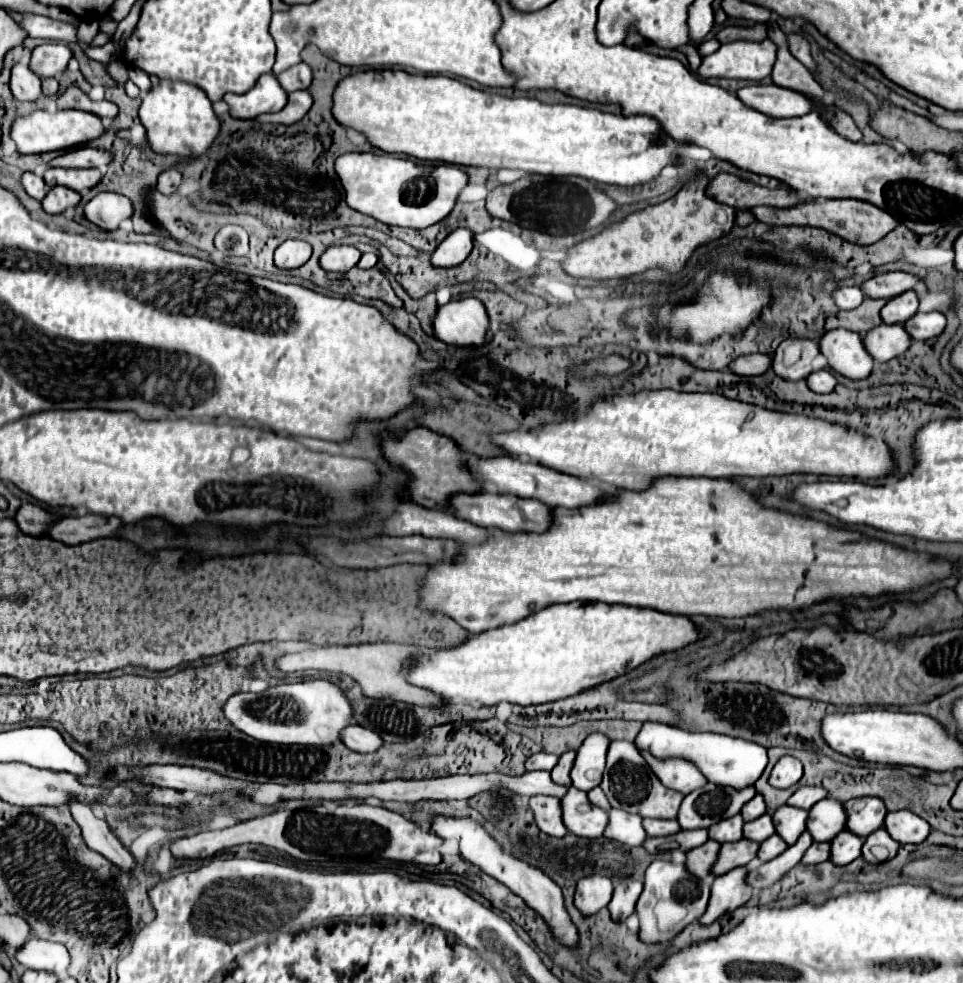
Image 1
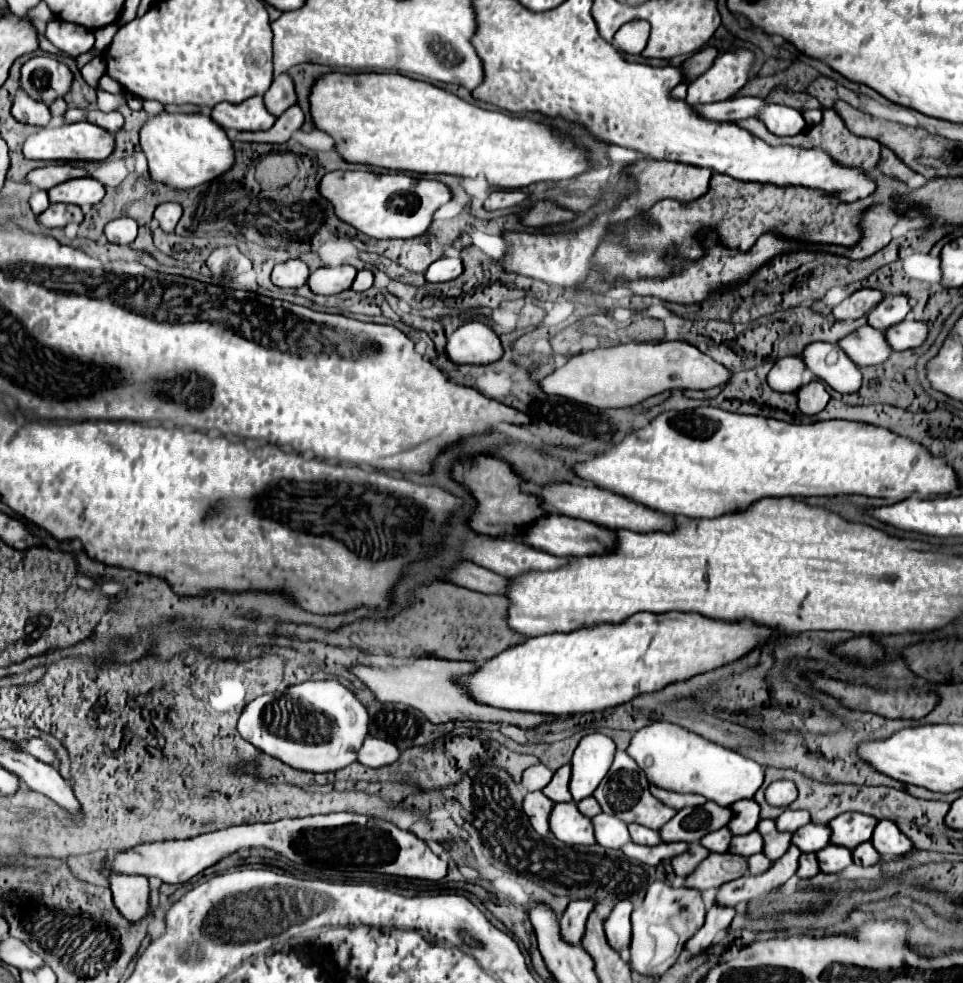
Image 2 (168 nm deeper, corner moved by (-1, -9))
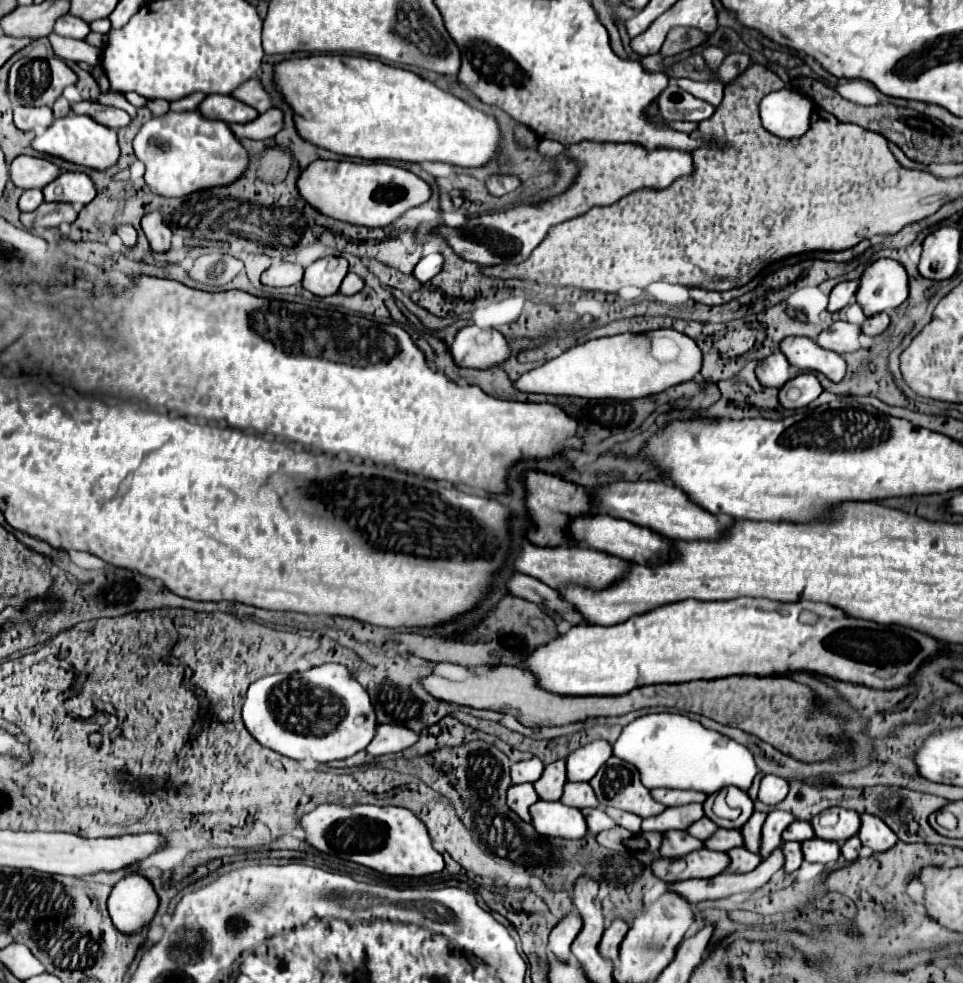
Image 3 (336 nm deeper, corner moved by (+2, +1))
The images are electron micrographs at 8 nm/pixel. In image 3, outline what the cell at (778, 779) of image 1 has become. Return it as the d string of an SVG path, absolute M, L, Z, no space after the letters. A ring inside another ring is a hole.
M764 776L762 784L760 784L760 794L758 798L768 804L768 806L776 806L778 802L782 802L788 794L788 782L780 776Z

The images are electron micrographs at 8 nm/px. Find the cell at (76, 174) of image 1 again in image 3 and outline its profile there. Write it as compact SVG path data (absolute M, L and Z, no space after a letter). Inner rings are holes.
M64 172L54 182L50 182L42 192L44 192L44 202L68 202L68 204L88 204L96 196L94 182L84 172ZM56 188L60 188L62 194L56 194Z

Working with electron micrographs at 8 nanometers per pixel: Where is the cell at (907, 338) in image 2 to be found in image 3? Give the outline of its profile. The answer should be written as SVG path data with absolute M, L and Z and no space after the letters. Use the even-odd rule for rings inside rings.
M878 314L878 316L870 316L862 322L862 334L868 336L878 336L882 334L890 324L890 316L888 314Z

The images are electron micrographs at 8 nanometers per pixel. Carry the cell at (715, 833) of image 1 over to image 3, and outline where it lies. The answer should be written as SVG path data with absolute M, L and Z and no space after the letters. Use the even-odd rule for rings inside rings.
M700 818L698 822L694 822L690 828L688 828L688 834L692 834L694 838L698 838L698 840L708 840L712 834L714 834L714 830L716 830L718 826L710 820L710 818Z

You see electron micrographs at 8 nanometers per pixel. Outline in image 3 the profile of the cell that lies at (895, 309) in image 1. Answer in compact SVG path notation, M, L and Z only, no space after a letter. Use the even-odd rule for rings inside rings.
M880 258L872 262L860 276L856 302L866 316L894 310L908 298L908 276L900 262Z

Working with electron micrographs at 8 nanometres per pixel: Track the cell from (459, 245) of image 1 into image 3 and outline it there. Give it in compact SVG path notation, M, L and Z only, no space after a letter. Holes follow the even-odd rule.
M428 254L424 256L416 268L414 268L414 278L418 278L420 284L426 284L430 278L434 278L442 270L442 256L440 254Z

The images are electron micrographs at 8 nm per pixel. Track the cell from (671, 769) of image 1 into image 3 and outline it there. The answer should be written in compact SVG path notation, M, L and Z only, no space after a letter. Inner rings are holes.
M656 788L656 790L652 790L652 798L662 802L664 806L684 806L684 804L692 804L692 802L704 802L706 794L704 792L694 792L694 790Z

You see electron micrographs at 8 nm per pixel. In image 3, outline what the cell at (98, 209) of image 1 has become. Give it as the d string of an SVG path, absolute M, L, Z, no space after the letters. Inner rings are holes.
M118 226L116 234L122 238L124 246L136 246L136 230L132 226Z

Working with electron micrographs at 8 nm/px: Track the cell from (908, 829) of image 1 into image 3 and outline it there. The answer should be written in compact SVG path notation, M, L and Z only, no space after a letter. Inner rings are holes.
M862 814L858 838L862 846L868 846L872 852L886 852L898 842L896 834L880 818L874 818L870 814Z

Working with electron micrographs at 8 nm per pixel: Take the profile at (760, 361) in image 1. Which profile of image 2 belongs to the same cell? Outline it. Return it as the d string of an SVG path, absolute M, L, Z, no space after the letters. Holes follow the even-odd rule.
M675 340L661 344L621 344L615 348L595 348L557 368L539 384L547 394L571 398L595 408L625 408L633 406L653 394L673 388L707 390L713 386L725 386L731 380L731 372L701 354L695 346Z

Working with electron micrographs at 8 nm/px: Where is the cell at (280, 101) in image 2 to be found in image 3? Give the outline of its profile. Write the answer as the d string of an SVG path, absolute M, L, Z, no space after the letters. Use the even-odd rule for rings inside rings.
M250 80L250 82L242 84L242 86L238 86L238 90L234 90L234 94L230 94L230 96L238 98L240 102L252 106L258 112L266 112L268 108L272 108L270 94L256 80Z

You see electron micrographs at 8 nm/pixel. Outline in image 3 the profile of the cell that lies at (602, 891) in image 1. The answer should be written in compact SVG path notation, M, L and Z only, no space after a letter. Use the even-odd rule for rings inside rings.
M566 916L564 920L560 920L552 934L550 934L550 942L548 942L548 952L552 954L554 960L560 960L560 962L566 962L566 964L572 964L572 952L570 952L570 946L574 942L574 938L578 936L578 932L582 930L582 920L576 918L576 916Z

